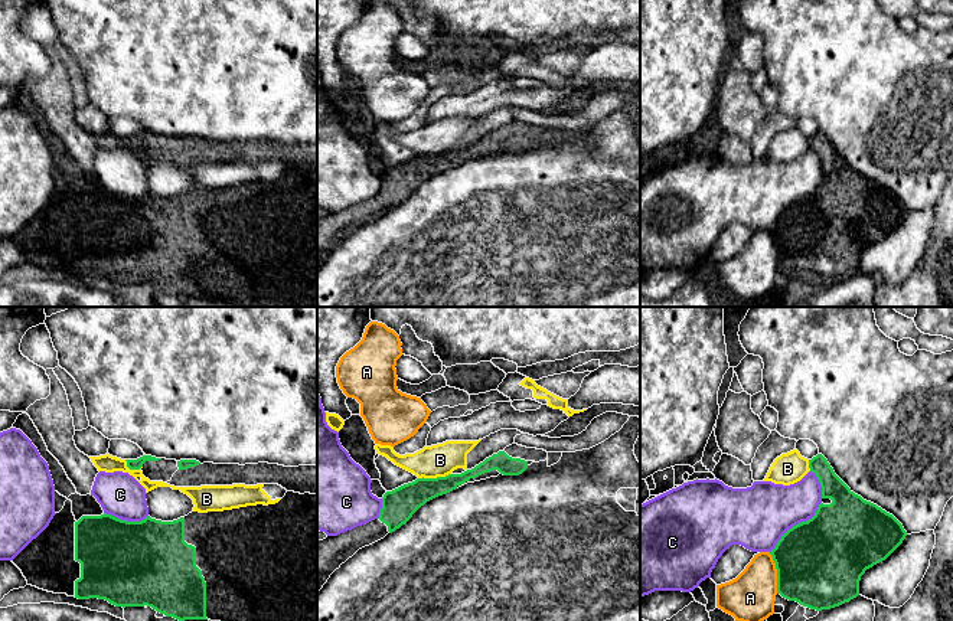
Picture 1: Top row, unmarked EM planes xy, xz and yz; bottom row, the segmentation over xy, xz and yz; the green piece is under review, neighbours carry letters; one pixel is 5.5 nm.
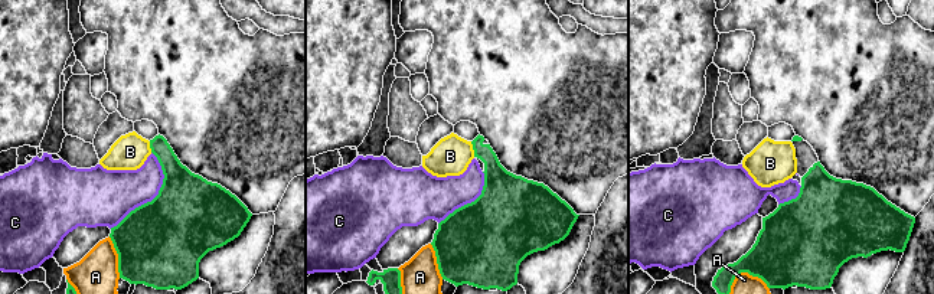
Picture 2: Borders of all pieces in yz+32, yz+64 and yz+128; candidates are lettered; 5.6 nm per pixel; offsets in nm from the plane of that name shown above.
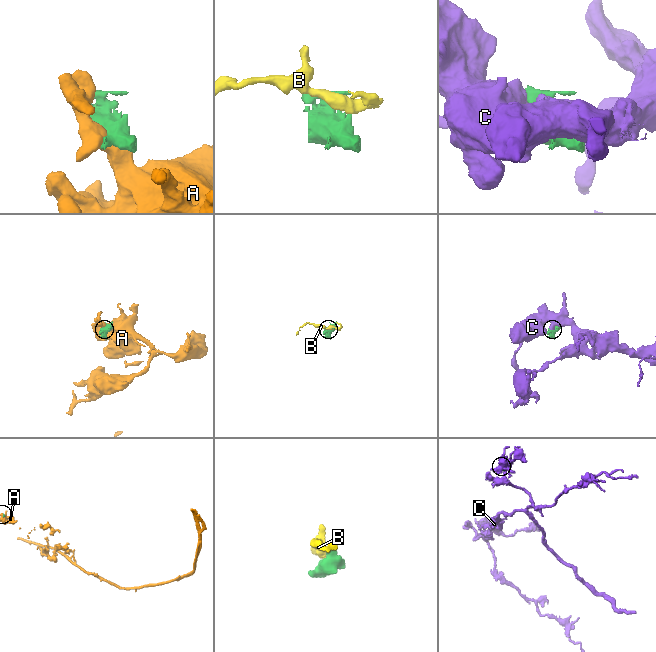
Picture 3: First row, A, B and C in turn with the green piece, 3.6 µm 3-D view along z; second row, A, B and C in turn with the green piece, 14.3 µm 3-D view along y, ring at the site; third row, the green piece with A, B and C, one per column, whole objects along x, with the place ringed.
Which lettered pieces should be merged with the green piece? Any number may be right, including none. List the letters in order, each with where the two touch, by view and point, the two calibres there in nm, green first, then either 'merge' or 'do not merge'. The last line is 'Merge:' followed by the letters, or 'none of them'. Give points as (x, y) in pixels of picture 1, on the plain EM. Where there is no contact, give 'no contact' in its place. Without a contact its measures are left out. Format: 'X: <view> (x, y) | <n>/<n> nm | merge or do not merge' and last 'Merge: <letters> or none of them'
A: yz (777, 249) | 480/280 nm | do not merge
B: xz (434, 156) | 180/180 nm | do not merge
C: yz (796, 202) | 480/360 nm | do not merge
Merge: none of them

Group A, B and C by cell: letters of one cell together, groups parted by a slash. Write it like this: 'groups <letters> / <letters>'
groups A / B / C

